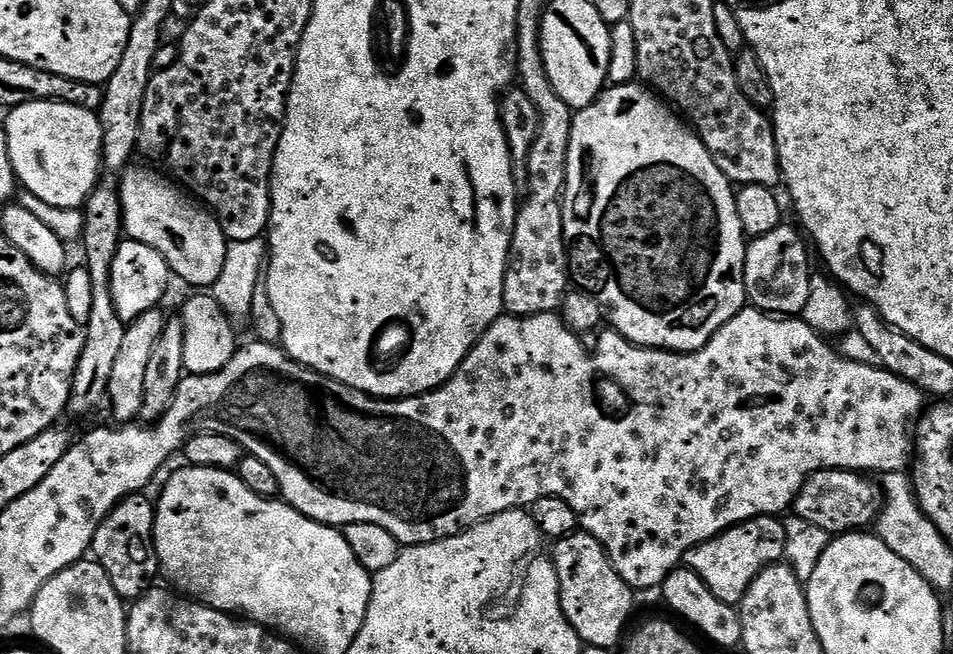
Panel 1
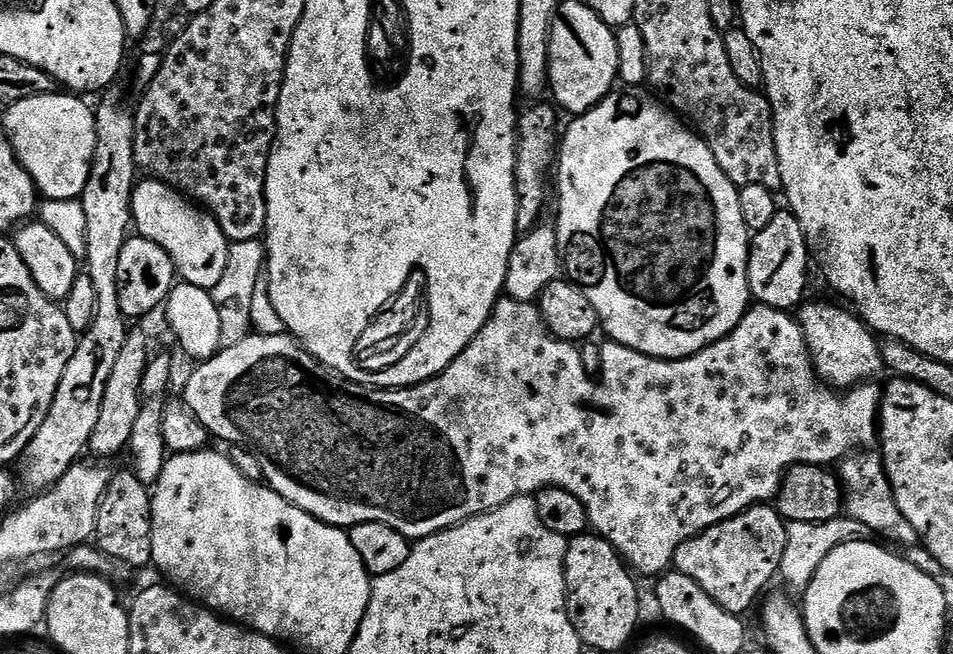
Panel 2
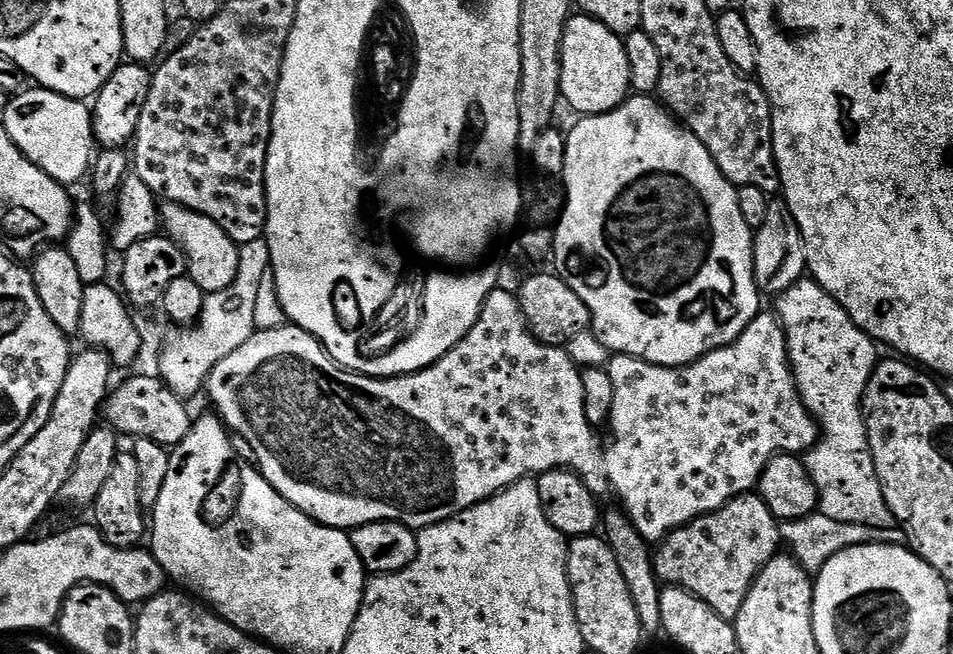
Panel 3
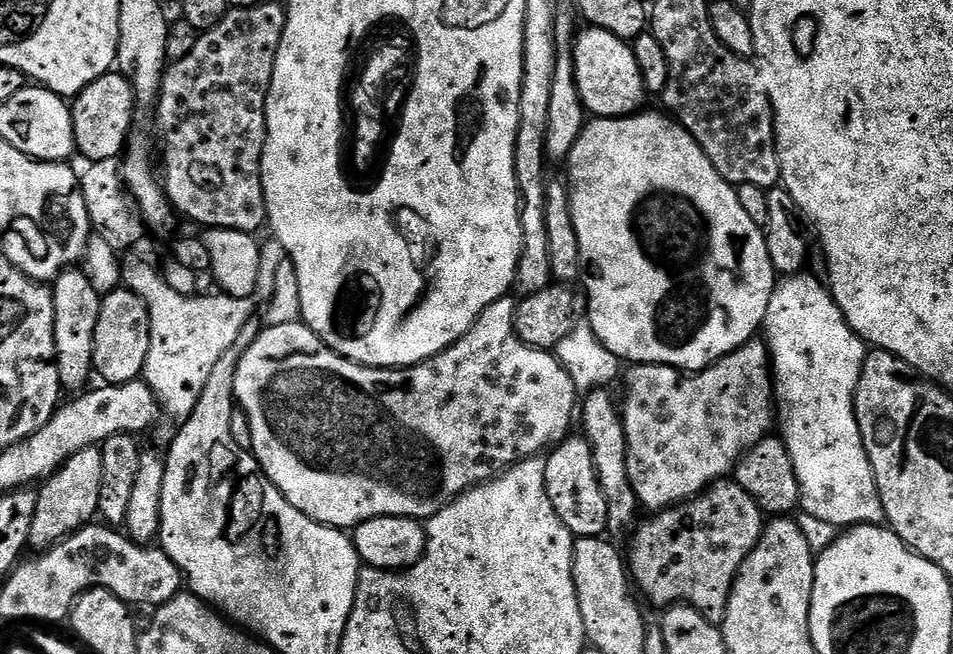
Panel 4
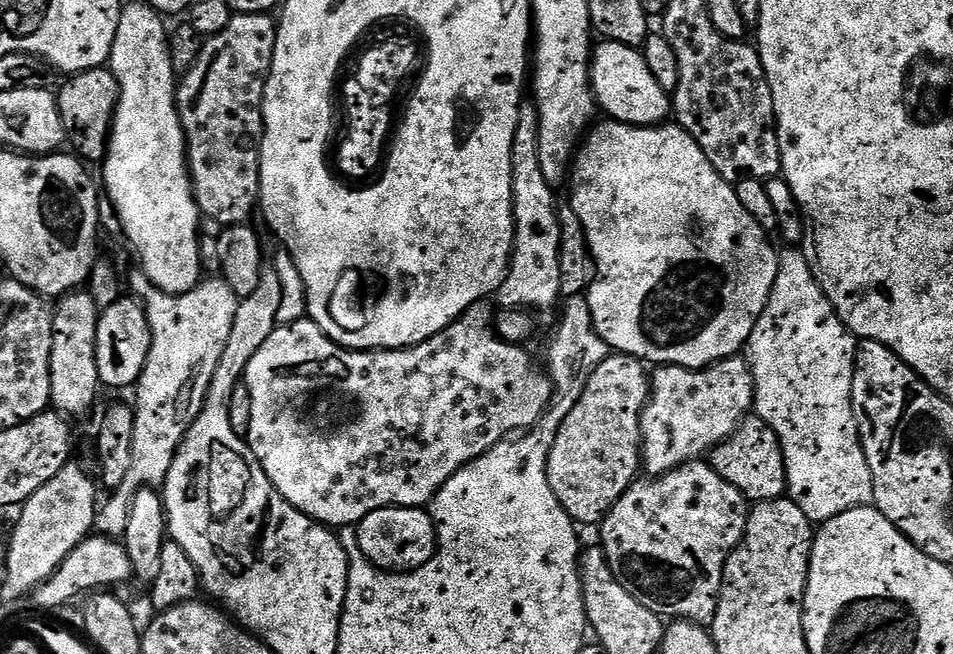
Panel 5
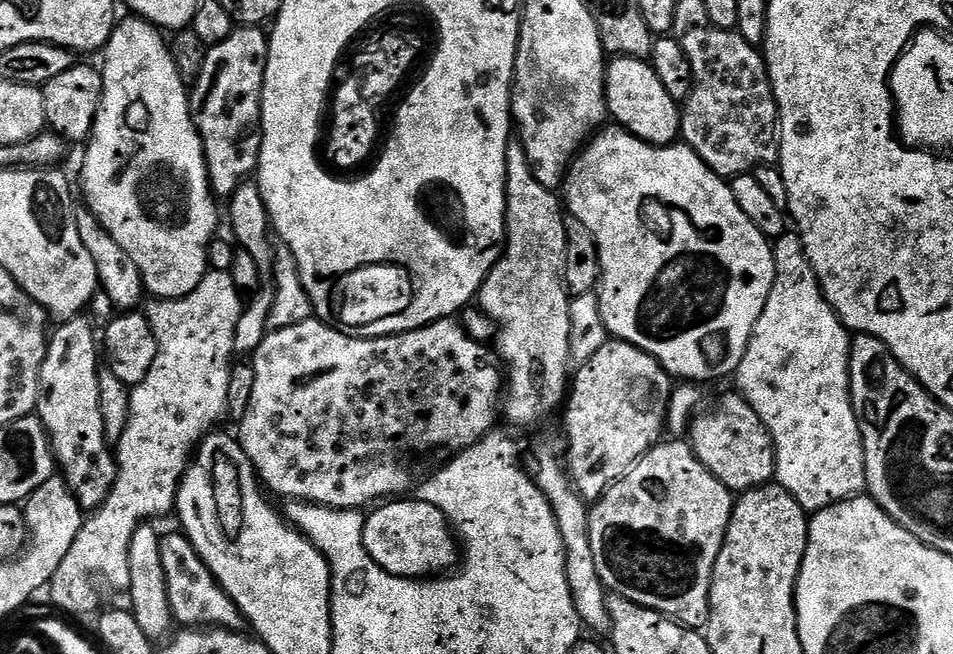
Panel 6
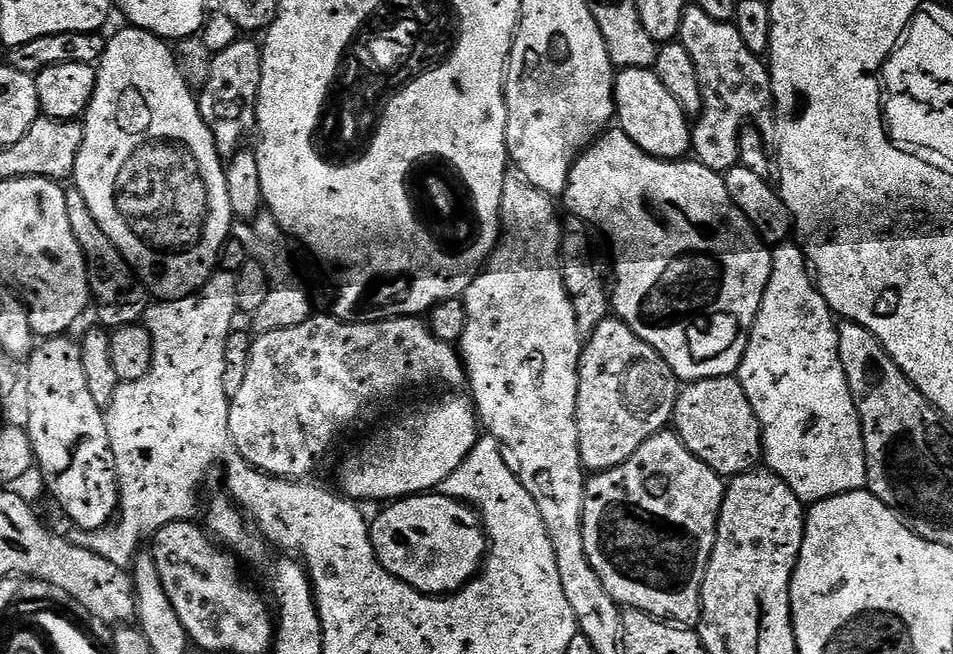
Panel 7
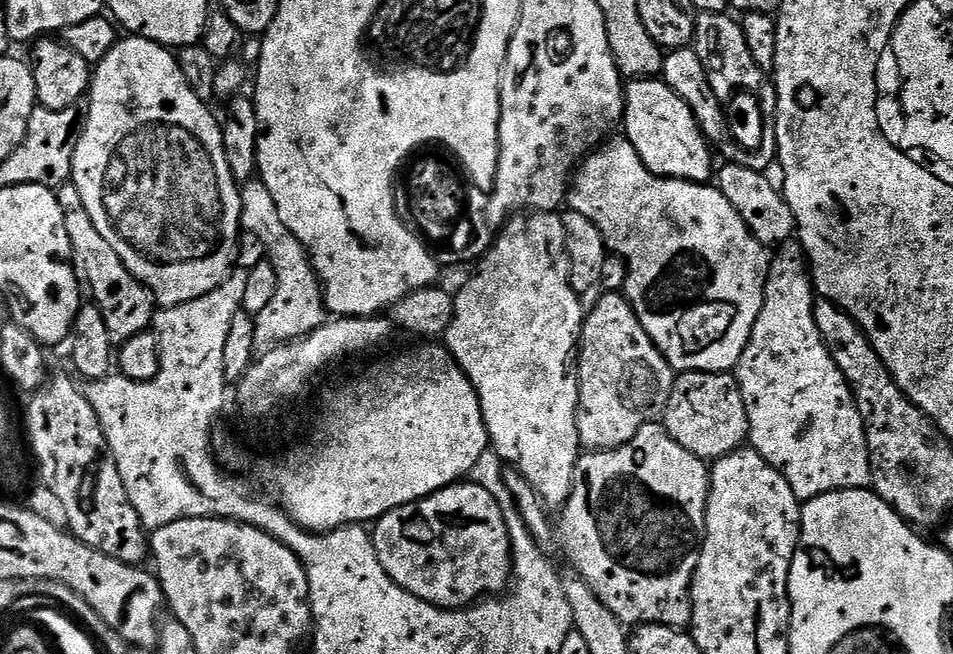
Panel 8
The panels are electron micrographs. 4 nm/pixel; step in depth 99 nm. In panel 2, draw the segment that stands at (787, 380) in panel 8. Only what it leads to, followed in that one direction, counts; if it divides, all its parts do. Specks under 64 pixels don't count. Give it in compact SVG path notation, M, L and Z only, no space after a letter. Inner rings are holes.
M808 303L799 305L798 319L808 343L812 365L816 367L816 374L821 381L836 390L847 390L858 384L875 381L876 375L885 371L885 366L880 353L881 341L872 329L847 307ZM860 450L845 456L839 461L838 475L846 497L848 518L868 526L881 541L891 542L896 546L917 543L918 537L914 526L910 526L902 510L898 510L894 502L894 490L890 486L890 478L884 469L884 461L875 451Z

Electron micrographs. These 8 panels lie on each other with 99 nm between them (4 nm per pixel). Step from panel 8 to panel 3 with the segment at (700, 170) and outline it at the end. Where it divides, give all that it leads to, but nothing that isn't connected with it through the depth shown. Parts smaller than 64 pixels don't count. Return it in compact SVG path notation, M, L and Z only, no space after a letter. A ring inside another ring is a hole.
M583 14L569 19L560 51L562 82L560 94L563 103L569 104L581 117L597 116L614 110L630 95L630 62L626 62L626 50L621 37L615 36L602 22Z

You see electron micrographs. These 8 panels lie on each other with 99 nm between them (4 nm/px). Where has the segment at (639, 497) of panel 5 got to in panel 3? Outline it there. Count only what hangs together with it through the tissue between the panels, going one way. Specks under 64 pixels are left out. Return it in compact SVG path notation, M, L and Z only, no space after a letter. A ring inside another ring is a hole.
M758 494L735 496L716 512L675 528L654 552L656 579L694 593L714 614L735 621L757 574L782 548L781 521Z

